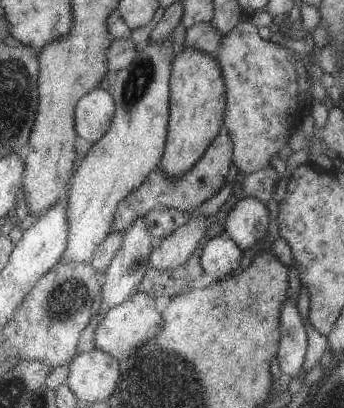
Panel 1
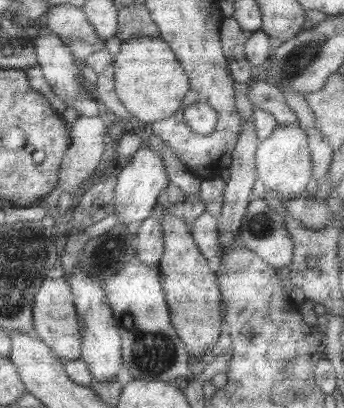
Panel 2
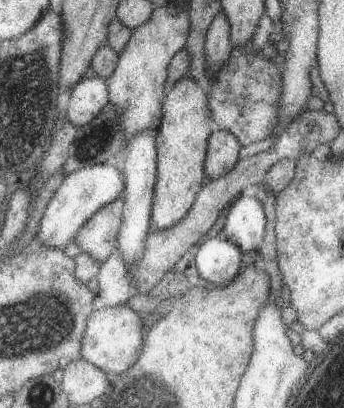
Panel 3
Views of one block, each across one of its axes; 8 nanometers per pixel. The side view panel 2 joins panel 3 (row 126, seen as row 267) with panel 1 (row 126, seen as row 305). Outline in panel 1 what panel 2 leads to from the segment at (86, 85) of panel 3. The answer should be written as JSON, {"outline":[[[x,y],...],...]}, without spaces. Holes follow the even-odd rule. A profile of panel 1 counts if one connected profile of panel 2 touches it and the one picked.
{"outline":[[[99,86],[81,96],[73,110],[77,140],[87,140],[95,144],[107,132],[109,122],[113,118],[113,110],[115,102],[111,94],[101,90]]]}

